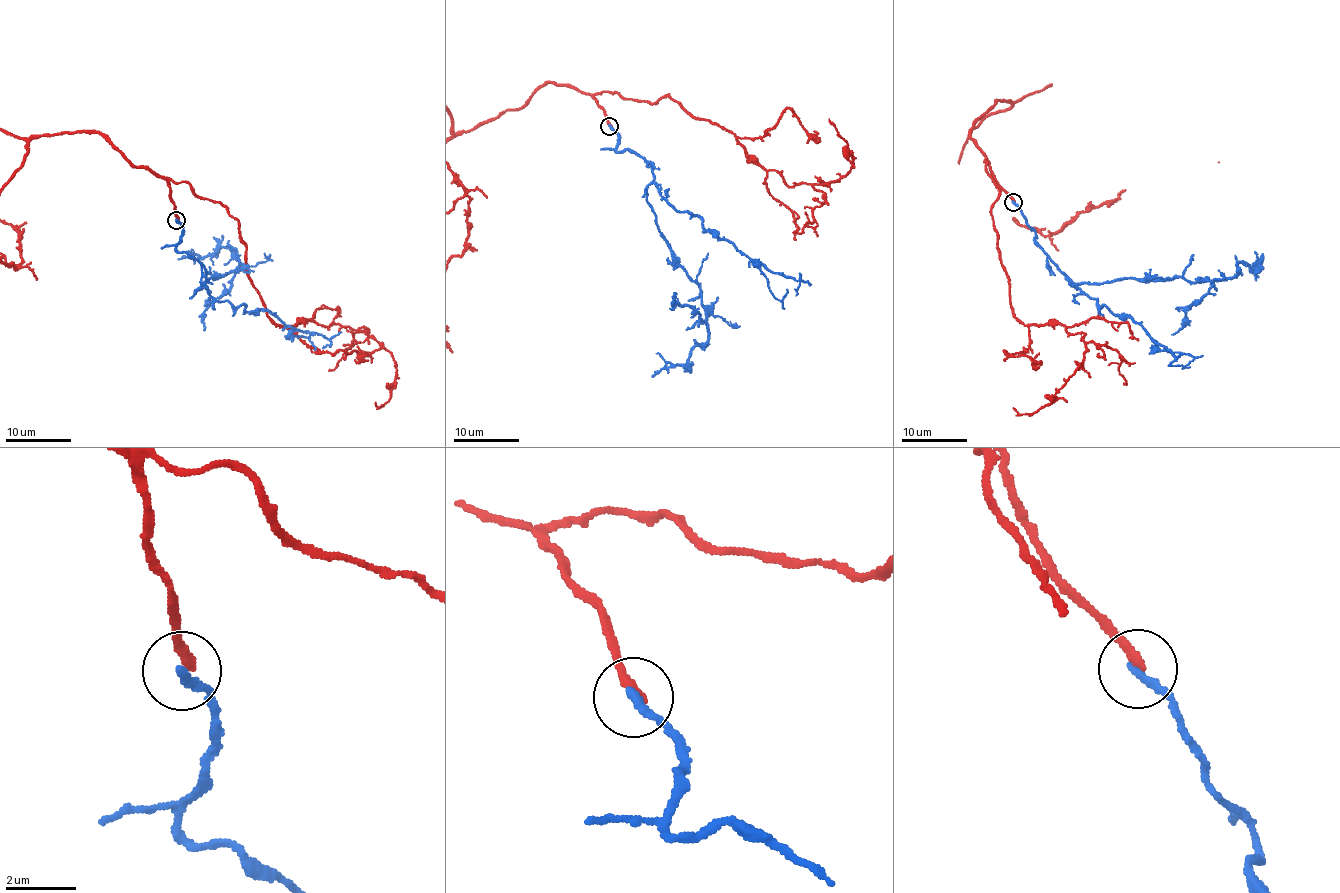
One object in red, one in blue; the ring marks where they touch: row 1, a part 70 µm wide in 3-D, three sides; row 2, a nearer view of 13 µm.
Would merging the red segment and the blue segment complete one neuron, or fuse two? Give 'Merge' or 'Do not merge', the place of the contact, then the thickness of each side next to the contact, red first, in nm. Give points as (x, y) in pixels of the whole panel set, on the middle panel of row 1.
Do not merge. Place: (609, 126). Thickness 260 nm (red) against 280 nm

